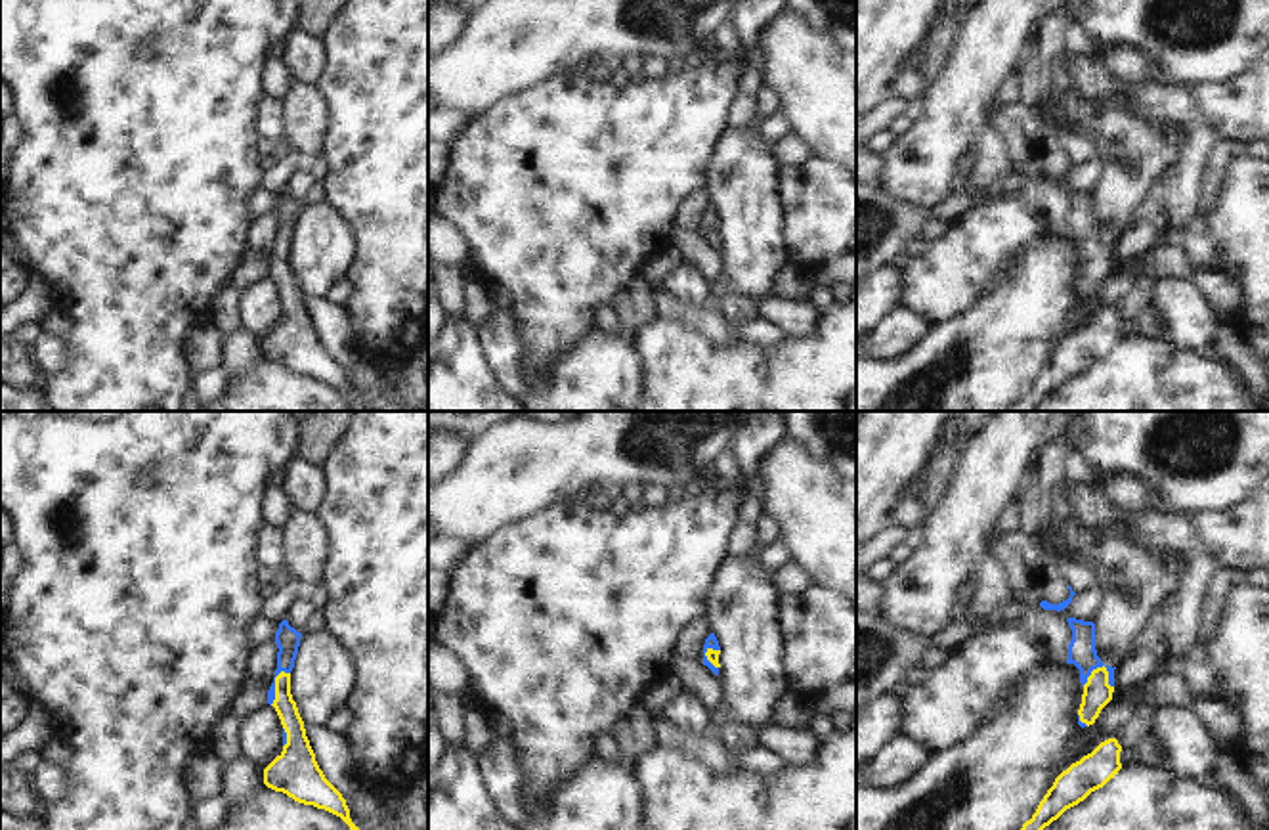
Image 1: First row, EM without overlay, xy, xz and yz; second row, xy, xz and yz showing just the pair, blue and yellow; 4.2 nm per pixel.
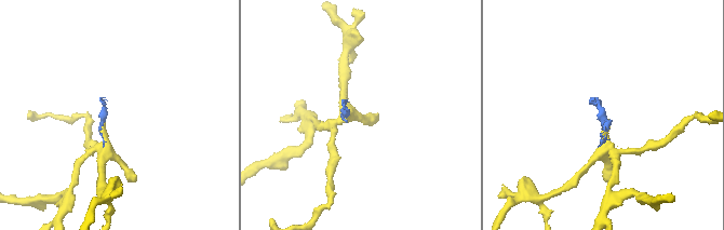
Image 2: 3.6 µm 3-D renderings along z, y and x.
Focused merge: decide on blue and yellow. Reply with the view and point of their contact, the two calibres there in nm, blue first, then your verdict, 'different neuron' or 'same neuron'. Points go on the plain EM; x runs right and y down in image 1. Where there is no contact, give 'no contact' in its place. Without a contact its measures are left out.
meets blue in yz at (1101, 238); 120 nm thick on the blue side, 120 nm on the other; same neuron

